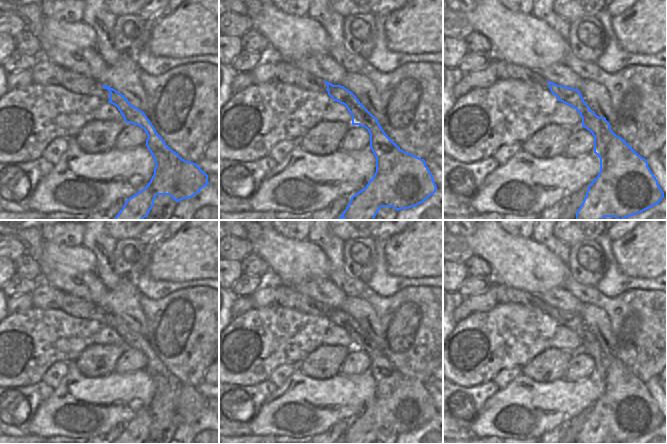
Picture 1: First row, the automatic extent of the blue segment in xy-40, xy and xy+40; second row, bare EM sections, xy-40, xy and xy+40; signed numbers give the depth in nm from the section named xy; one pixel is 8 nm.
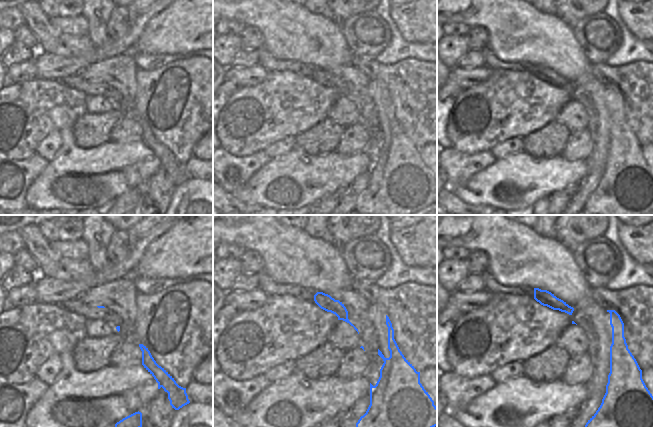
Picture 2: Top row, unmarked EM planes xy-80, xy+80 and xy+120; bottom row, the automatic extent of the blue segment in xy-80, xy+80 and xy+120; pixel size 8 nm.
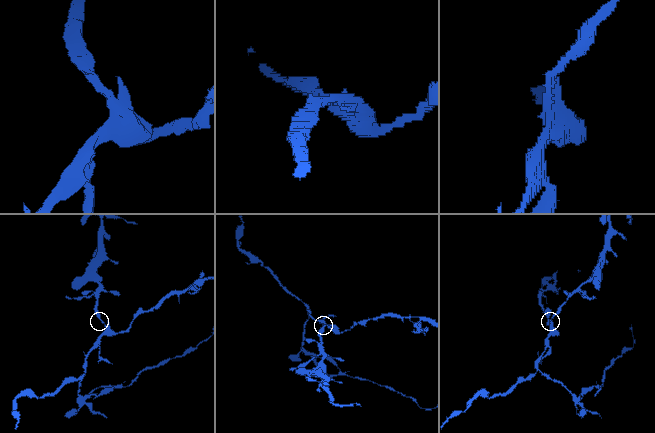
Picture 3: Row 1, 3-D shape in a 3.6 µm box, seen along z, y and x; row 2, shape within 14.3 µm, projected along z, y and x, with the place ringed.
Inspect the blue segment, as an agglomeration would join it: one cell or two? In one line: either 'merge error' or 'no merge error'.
merge error

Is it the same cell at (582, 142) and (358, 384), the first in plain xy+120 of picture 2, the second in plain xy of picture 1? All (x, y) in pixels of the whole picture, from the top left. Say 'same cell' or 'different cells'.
different cells

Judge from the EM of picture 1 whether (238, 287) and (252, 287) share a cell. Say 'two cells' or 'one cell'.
one cell

